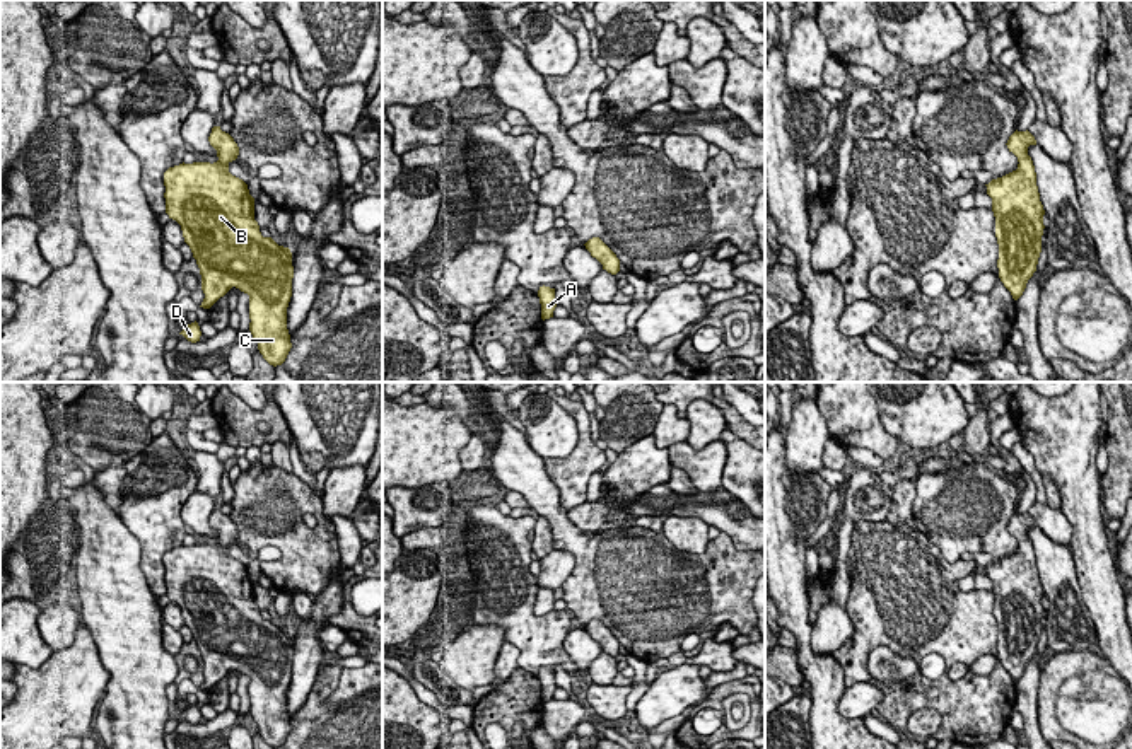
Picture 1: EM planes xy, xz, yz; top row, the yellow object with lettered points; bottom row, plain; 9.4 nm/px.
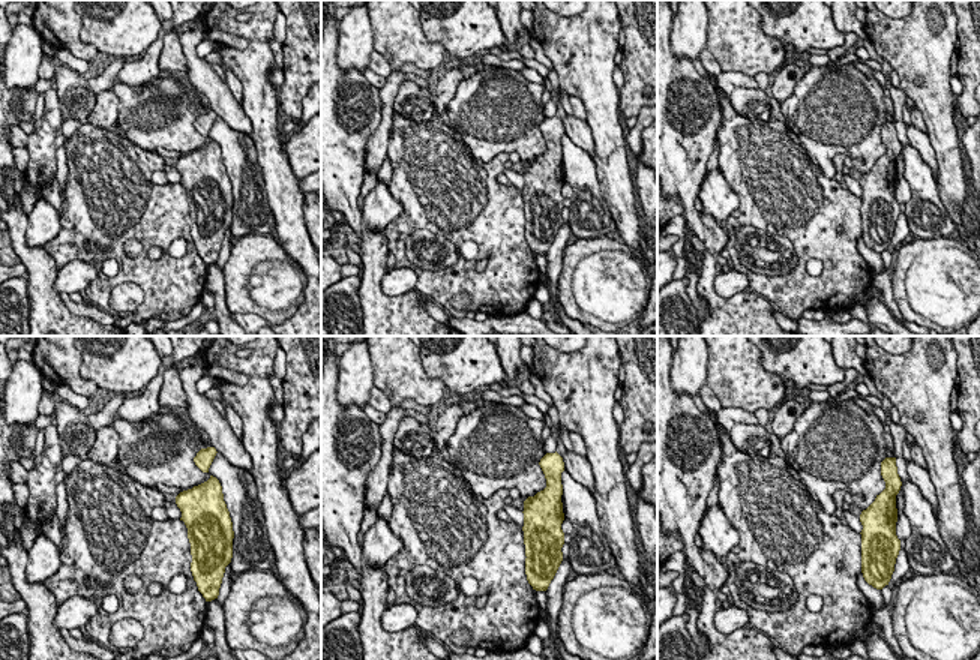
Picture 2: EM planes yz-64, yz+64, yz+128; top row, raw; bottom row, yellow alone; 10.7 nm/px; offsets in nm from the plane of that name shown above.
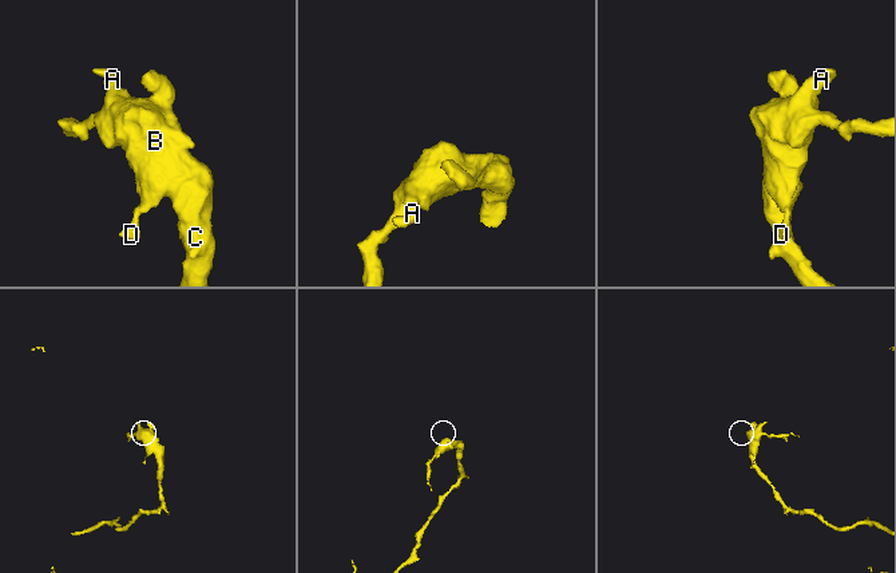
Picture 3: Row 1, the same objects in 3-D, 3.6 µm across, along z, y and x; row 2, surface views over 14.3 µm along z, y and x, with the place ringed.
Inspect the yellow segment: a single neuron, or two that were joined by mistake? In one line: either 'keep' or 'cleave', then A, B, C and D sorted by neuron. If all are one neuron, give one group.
keep | A B C D

